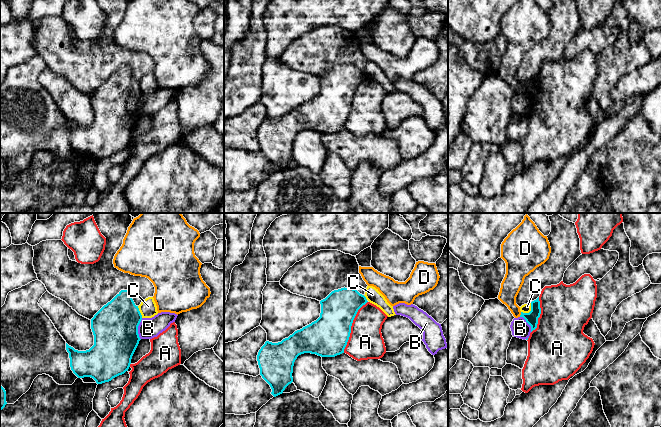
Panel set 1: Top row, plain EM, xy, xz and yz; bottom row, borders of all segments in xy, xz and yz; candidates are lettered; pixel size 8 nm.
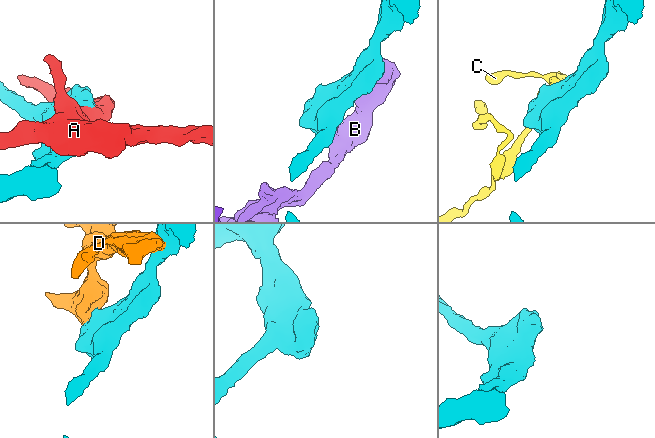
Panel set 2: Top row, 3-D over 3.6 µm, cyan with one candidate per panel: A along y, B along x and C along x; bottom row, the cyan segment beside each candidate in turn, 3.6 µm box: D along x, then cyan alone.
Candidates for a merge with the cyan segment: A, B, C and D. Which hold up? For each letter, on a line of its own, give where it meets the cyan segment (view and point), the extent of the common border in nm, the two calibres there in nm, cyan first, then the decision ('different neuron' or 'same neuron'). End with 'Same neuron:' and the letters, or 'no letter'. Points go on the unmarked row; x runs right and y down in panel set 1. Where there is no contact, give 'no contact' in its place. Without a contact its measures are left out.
A: meets cyan in xz at (350, 103); contact 460 nm long; 320 nm thick on the cyan side, 280 nm on the other; different neuron
B: meets cyan in xy at (137, 105); contact 180 nm long; 360 nm thick on the cyan side, 160 nm on the other; different neuron
C: meets cyan in yz at (530, 87); contact 120 nm long; 100 nm thick on the cyan side, 80 nm on the other; different neuron
D: meets cyan in yz at (521, 90); contact 40 nm long; 100 nm thick on the cyan side, 160 nm on the other; different neuron
Same neuron: no letter

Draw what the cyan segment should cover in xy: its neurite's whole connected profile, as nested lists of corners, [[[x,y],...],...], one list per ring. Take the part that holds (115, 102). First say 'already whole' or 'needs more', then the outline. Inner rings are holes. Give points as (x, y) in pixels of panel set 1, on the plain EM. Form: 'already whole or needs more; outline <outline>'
already whole; outline [[[121,66],[91,95],[94,121],[89,126],[78,127],[66,119],[73,149],[78,154],[91,153],[97,160],[102,160],[128,147],[132,132],[141,116],[138,110],[141,96],[142,91],[129,66]]]

